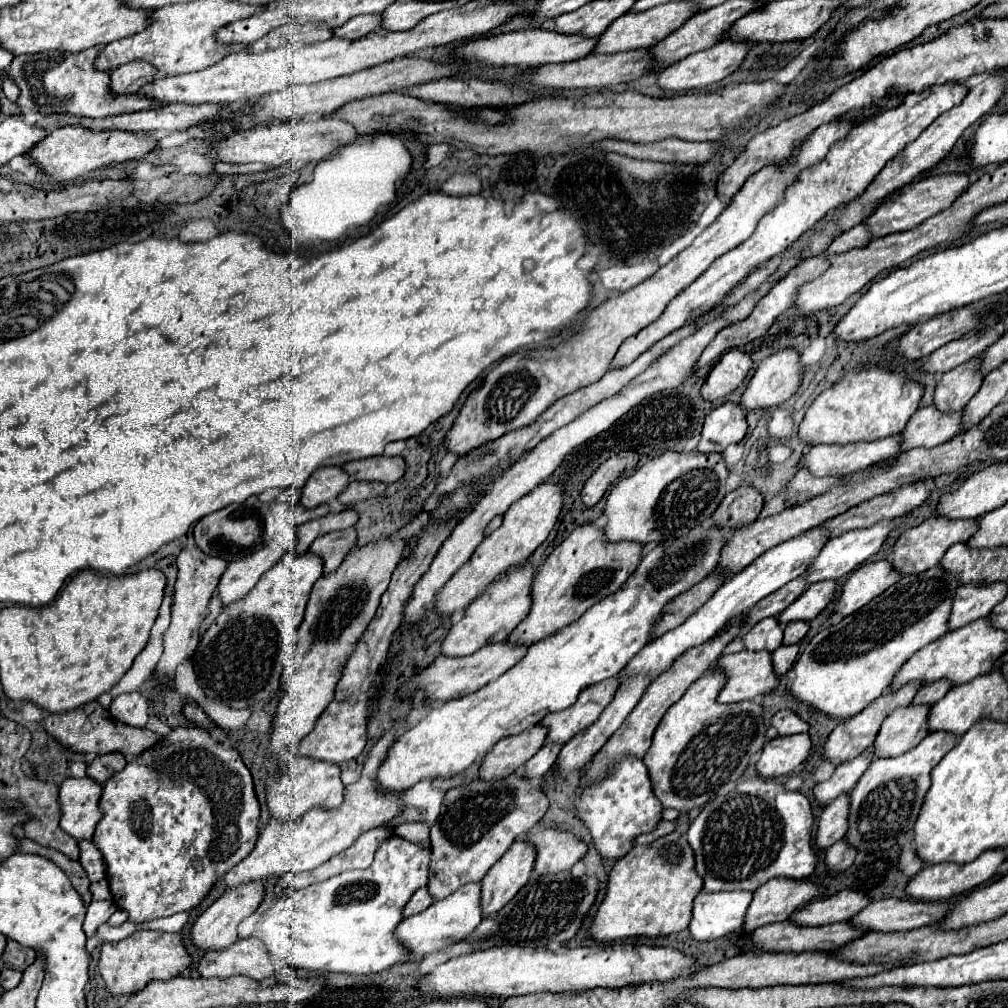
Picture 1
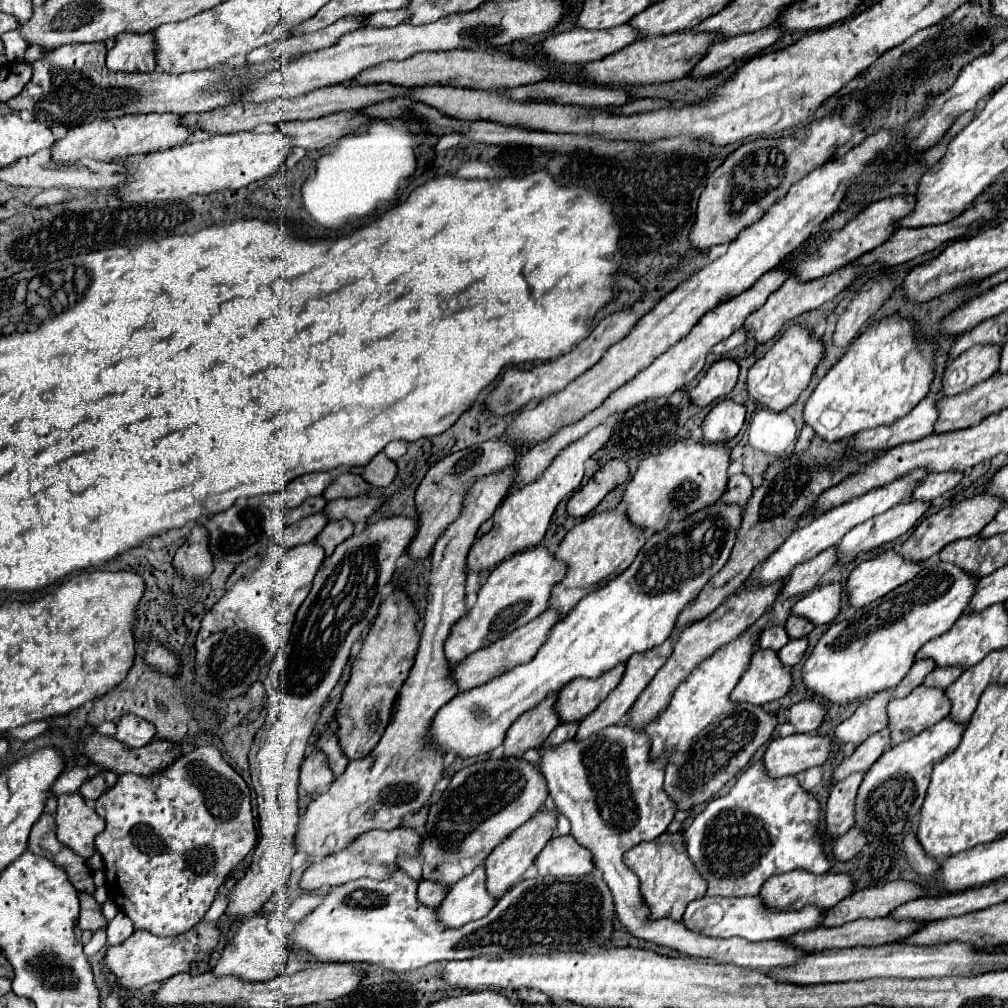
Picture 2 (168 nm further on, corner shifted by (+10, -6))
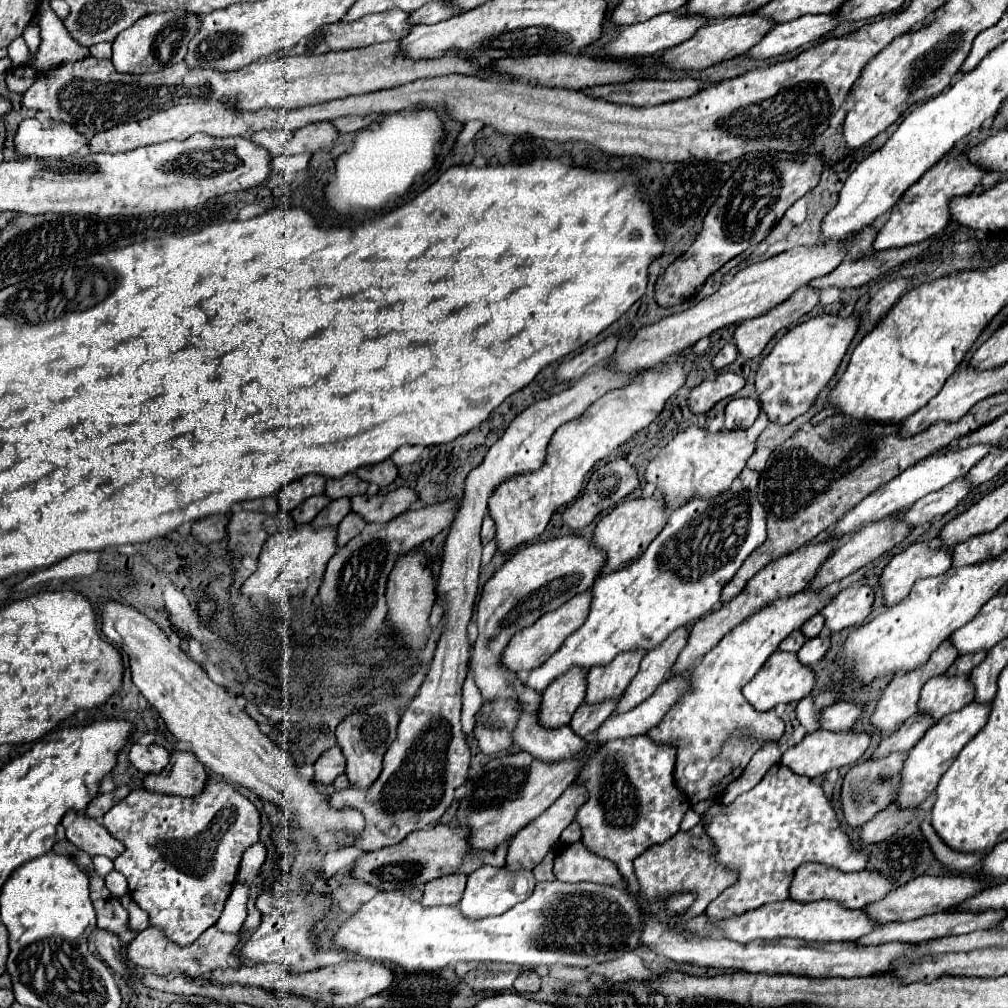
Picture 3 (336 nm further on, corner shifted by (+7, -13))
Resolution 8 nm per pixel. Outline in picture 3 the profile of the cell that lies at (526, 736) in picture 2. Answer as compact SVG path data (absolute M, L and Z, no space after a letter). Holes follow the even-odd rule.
M571 667L543 691L541 705L543 727L555 729L571 721L575 709L585 701L587 673L589 671L583 667Z

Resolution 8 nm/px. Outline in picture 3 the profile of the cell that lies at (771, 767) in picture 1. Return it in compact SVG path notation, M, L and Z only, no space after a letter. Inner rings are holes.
M817 729L815 733L805 735L805 739L799 745L787 749L783 753L781 763L787 765L789 769L793 769L797 775L805 775L805 777L813 779L813 777L819 777L831 769L839 769L843 765L855 763L869 747L869 741L871 741L871 735L865 731L861 731L861 733L853 733L853 731L835 733L835 731L827 731L827 729Z

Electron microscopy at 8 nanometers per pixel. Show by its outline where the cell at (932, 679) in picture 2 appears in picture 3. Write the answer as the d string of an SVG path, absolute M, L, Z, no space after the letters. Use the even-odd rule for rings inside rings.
M977 651L977 653L967 653L955 659L955 663L947 669L947 675L967 675L973 671L975 665L979 665L985 659L987 651Z

